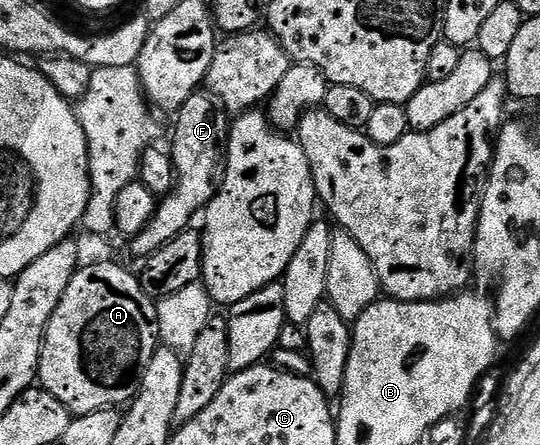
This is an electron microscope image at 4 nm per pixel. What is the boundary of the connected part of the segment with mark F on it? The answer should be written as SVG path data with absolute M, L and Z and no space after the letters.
M197 92L182 104L180 110L175 111L176 127L172 130L172 146L170 153L172 155L172 167L176 170L174 185L167 194L159 199L156 207L156 214L146 224L146 228L140 234L131 239L132 250L137 254L140 260L149 258L149 256L163 248L167 242L172 242L182 233L193 225L192 217L199 215L212 201L212 197L219 192L220 185L224 179L224 163L228 157L228 132L230 129L230 118L227 113L218 105L215 98L207 92Z

